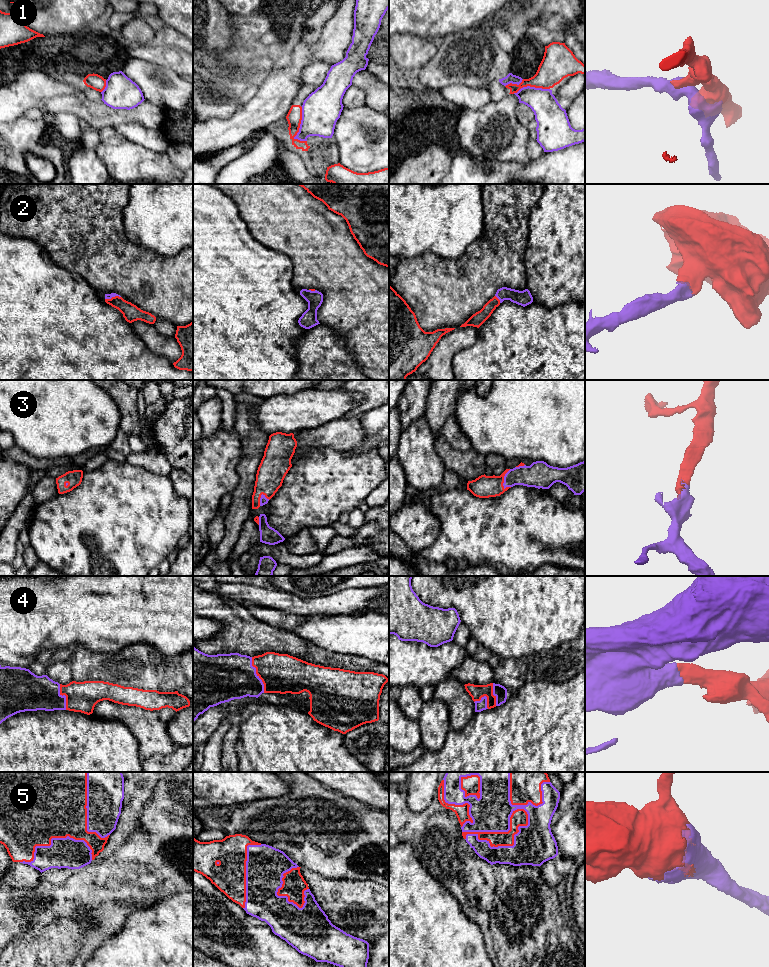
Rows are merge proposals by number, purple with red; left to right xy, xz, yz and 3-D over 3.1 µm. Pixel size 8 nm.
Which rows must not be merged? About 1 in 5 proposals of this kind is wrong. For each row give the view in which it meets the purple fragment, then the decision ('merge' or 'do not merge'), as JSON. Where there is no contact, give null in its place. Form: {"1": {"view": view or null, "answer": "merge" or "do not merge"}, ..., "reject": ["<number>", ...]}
{"1": {"view": "xz", "answer": "do not merge"}, "2": {"view": "yz", "answer": "merge"}, "3": {"view": "yz", "answer": "merge"}, "4": {"view": "xz", "answer": "merge"}, "5": {"view": "yz", "answer": "merge"}, "reject": ["1"]}

